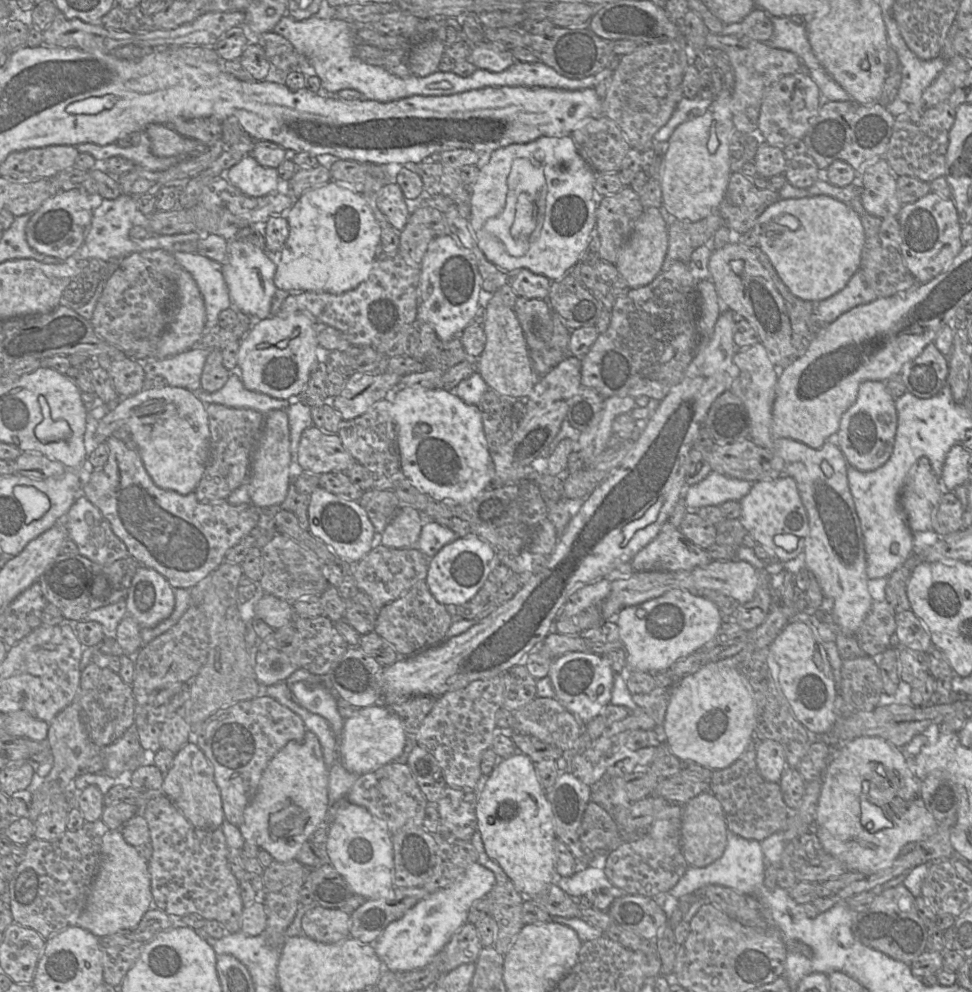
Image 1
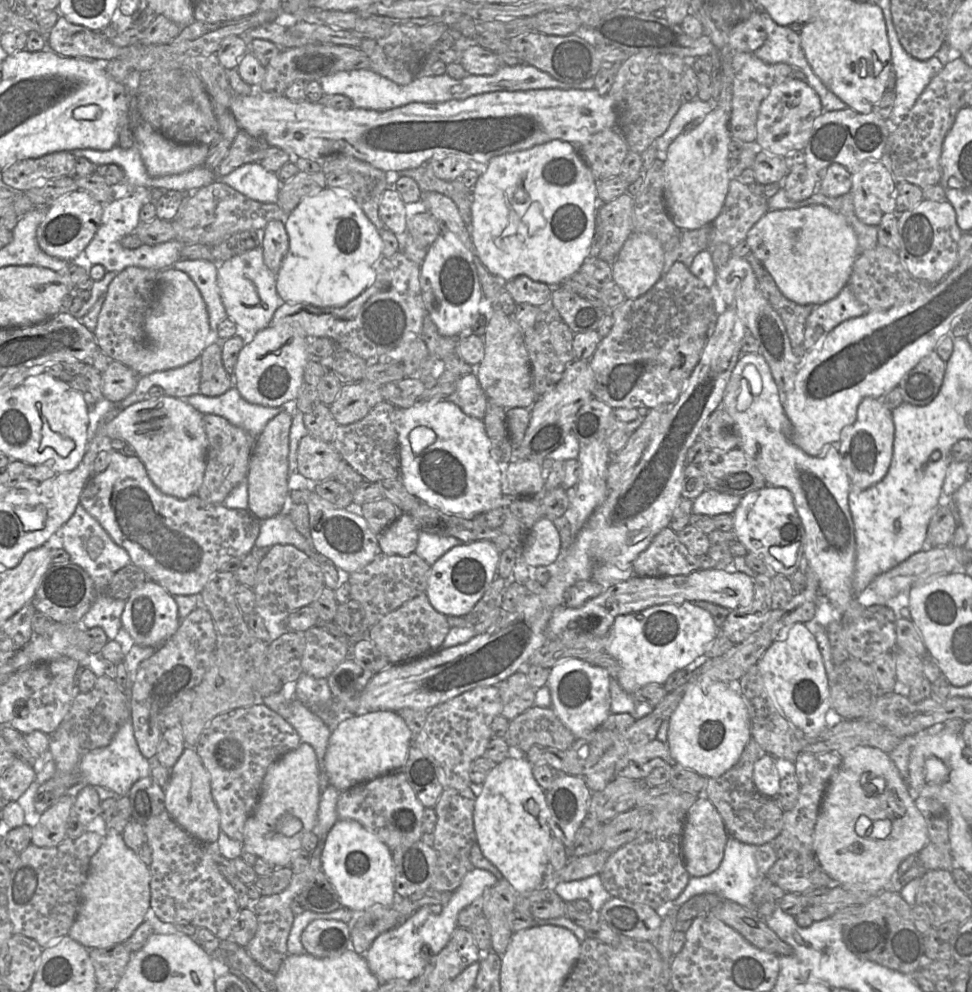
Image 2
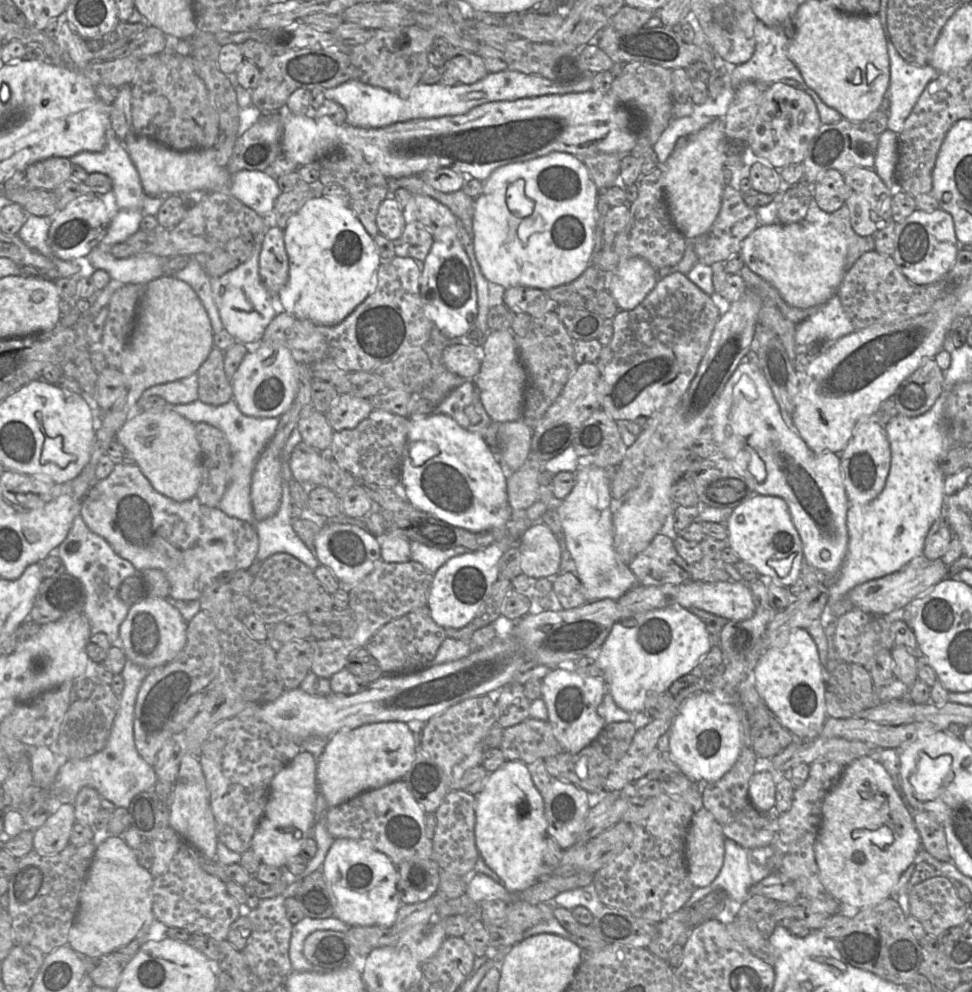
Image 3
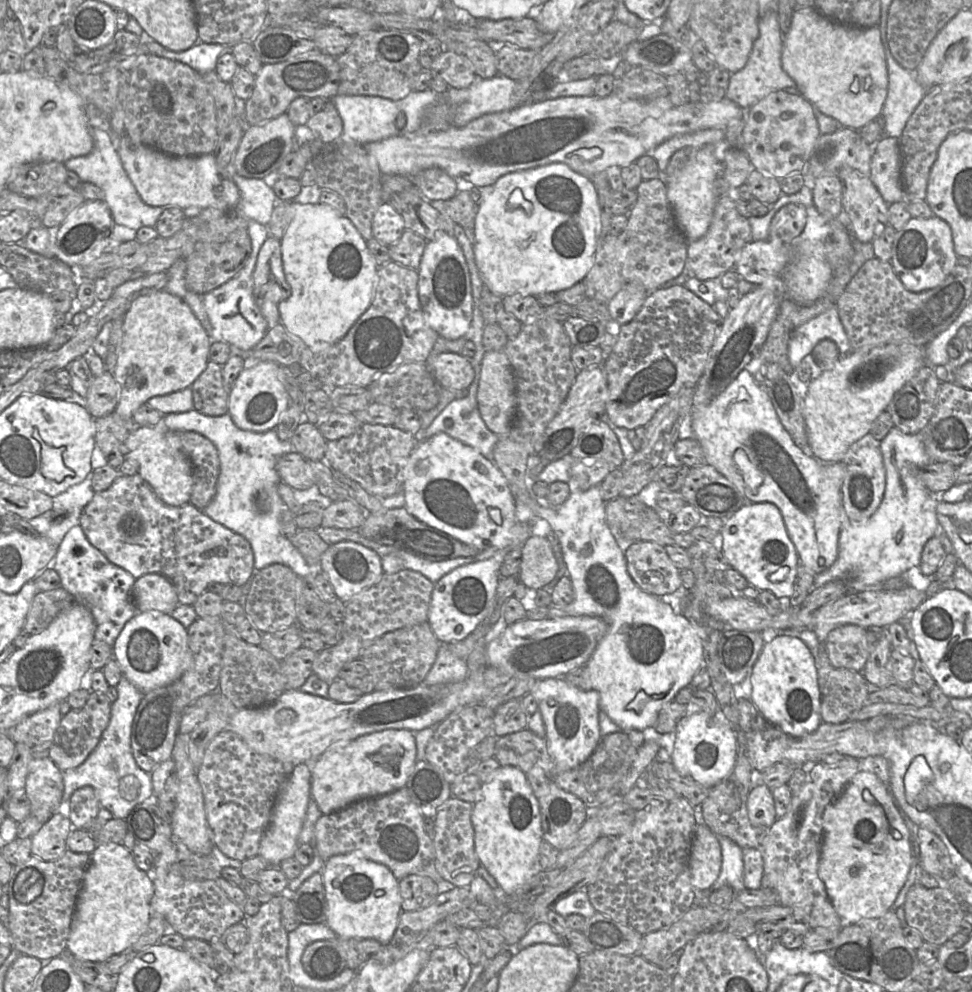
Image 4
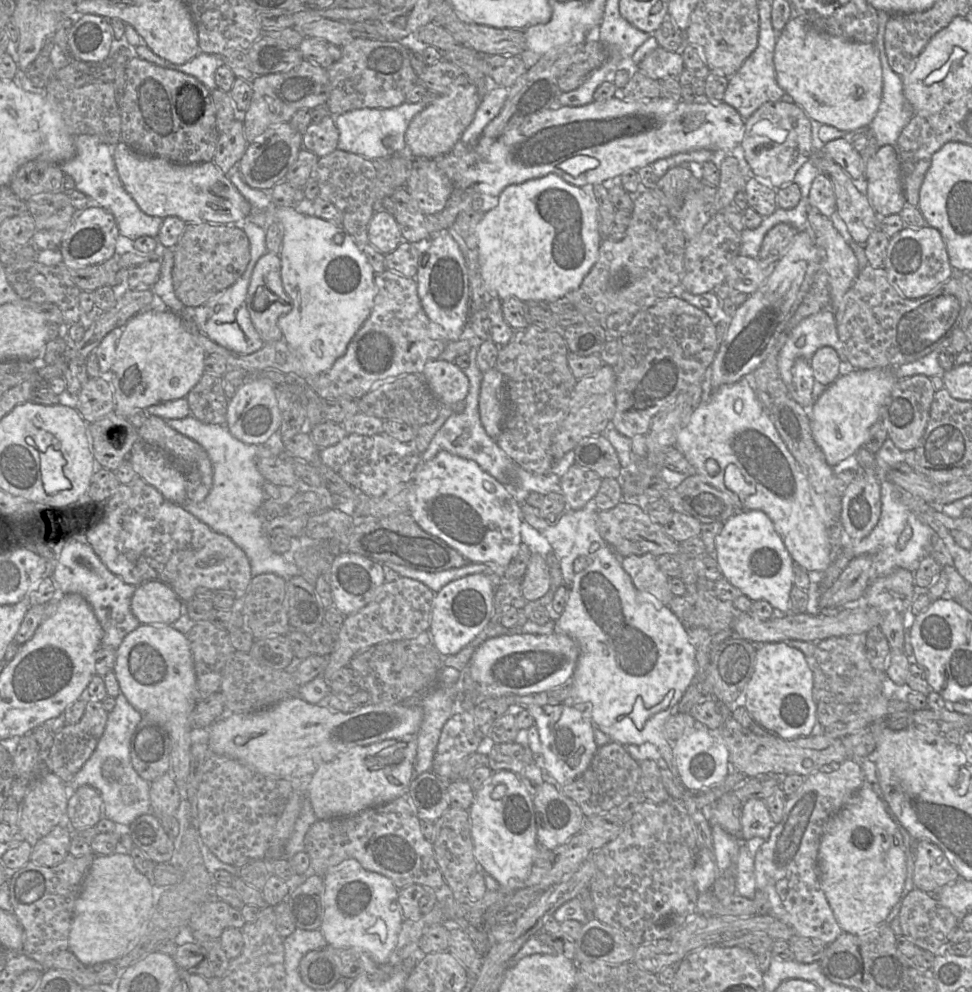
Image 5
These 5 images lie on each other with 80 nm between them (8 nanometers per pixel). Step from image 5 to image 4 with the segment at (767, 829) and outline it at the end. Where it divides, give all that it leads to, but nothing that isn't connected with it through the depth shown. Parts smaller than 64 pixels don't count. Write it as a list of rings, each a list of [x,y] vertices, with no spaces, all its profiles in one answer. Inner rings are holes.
[[[765,785],[753,786],[747,797],[748,818],[752,825],[769,829],[775,816],[772,791]]]

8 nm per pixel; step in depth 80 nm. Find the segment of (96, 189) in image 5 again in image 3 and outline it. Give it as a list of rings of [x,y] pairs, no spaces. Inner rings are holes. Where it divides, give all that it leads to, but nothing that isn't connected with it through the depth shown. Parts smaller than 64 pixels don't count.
[[[112,128],[106,132],[106,146],[101,152],[80,152],[69,158],[73,165],[80,165],[88,174],[100,172],[108,175],[113,184],[117,206],[120,209],[139,209],[142,215],[156,216],[166,197],[147,195],[142,187],[137,168],[123,143],[117,138]]]

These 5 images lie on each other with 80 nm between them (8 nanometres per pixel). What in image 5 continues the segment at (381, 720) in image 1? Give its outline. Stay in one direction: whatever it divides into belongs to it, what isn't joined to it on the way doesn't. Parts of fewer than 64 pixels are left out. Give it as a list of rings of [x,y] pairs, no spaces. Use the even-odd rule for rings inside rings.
[[[407,734],[354,747],[322,764],[307,781],[307,797],[317,819],[351,816],[409,792],[417,746],[417,734]]]

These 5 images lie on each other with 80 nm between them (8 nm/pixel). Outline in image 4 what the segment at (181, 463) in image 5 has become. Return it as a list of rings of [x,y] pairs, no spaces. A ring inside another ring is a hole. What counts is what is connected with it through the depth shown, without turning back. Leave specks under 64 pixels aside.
[[[194,431],[179,432],[180,445],[189,458],[193,471],[193,488],[190,502],[203,510],[216,493],[220,461],[215,445]]]

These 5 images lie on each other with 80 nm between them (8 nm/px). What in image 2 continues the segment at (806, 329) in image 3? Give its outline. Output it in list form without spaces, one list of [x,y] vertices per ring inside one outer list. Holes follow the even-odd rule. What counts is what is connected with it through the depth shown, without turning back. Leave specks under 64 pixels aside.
[[[845,286],[833,299],[819,305],[808,316],[806,327],[822,327],[824,333],[833,330],[840,323],[861,316],[867,312],[867,307],[861,304]]]

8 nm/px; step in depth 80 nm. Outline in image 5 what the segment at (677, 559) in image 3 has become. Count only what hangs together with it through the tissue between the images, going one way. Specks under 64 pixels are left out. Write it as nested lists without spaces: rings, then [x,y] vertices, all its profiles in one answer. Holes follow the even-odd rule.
[[[646,553],[621,559],[625,572],[641,593],[648,593],[663,605],[669,605],[674,598],[670,589],[670,578],[659,568],[658,557]]]

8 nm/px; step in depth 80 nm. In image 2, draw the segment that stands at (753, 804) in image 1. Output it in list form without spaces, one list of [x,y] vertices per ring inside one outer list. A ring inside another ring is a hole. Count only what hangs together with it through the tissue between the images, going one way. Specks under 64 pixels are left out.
[[[750,734],[739,760],[721,776],[708,778],[705,791],[699,797],[706,797],[720,814],[728,836],[750,845],[762,845],[772,841],[783,824],[783,810],[777,797],[766,797],[758,792],[753,782],[755,762],[765,754]]]

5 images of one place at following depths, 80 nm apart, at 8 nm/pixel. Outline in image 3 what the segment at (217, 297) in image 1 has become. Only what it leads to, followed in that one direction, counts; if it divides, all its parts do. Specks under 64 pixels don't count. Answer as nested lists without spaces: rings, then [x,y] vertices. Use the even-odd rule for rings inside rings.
[[[191,257],[188,264],[175,276],[194,289],[208,313],[214,334],[220,332],[223,329],[223,323],[212,294],[212,279],[197,262],[196,257]]]

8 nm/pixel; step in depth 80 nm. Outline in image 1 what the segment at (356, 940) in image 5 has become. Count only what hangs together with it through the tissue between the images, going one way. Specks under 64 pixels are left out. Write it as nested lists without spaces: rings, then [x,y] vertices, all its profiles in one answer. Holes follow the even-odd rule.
[[[348,803],[340,808],[328,829],[326,850],[330,863],[345,879],[353,894],[365,899],[393,899],[393,843],[386,824],[366,808]]]

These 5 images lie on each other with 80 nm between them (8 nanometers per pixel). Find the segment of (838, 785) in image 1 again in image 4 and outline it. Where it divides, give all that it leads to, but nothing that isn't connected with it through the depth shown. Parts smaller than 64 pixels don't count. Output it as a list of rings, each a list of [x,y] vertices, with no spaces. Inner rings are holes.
[[[859,770],[847,784],[840,796],[830,803],[822,814],[822,842],[818,866],[818,876],[823,882],[826,893],[843,925],[853,924],[863,919],[879,918],[892,909],[901,888],[903,887],[912,863],[910,832],[904,815],[897,806],[888,784],[884,784],[871,771]]]

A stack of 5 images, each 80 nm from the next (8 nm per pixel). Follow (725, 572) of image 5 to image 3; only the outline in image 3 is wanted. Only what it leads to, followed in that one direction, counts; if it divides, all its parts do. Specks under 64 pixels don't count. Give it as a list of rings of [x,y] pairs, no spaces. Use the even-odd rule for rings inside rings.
[[[755,494],[729,513],[726,520],[727,543],[741,561],[753,566],[759,576],[767,576],[773,583],[789,588],[800,575],[803,562],[803,545],[786,502],[777,496]]]

